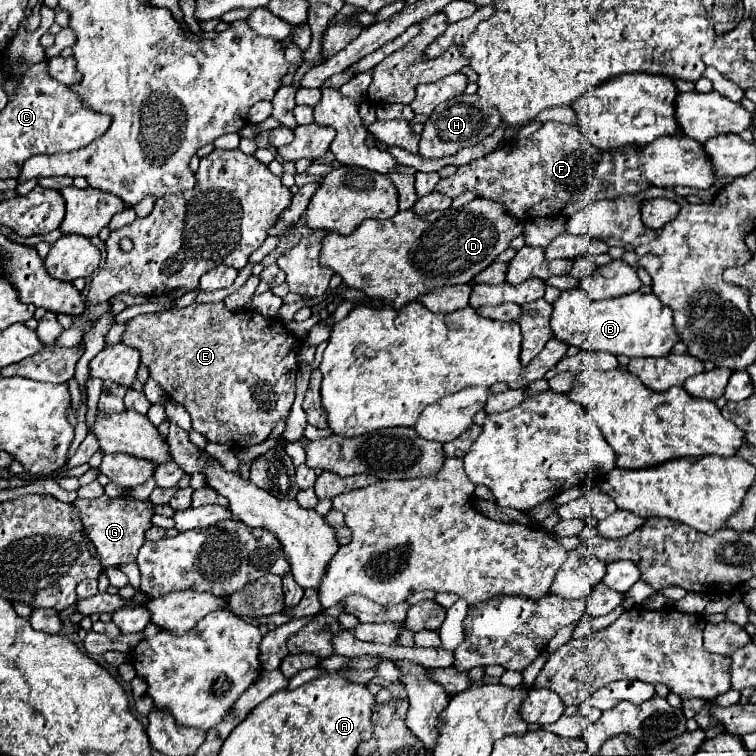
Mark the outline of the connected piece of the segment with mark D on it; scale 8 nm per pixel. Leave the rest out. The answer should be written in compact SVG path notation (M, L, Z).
M480 197L466 203L464 209L450 207L448 211L428 213L424 217L418 217L412 209L408 209L396 213L392 219L386 221L366 219L352 235L346 237L326 233L322 239L320 265L330 267L334 273L338 273L348 287L364 291L370 299L376 299L382 305L392 305L394 309L400 309L438 287L470 283L474 275L488 267L510 245L510 241L522 233L522 227L524 223L508 215L500 207L500 203L492 203L490 199Z

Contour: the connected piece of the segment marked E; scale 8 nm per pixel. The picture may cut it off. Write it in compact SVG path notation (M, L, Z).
M192 303L186 309L170 309L170 311L160 311L160 313L144 313L144 315L136 315L134 319L126 321L126 329L122 333L122 343L128 347L134 347L140 351L142 355L142 365L146 365L150 369L150 377L154 381L160 383L160 387L168 393L170 399L174 399L176 403L184 405L184 409L190 413L192 417L192 429L206 435L208 441L214 443L222 443L228 447L236 447L236 449L244 449L250 445L258 445L262 443L274 429L274 425L288 417L290 407L294 403L294 395L296 395L296 369L298 369L298 351L302 347L302 341L298 343L296 337L288 335L284 331L284 323L276 317L276 319L268 319L256 311L240 311L240 313L232 313L226 309L224 303Z

